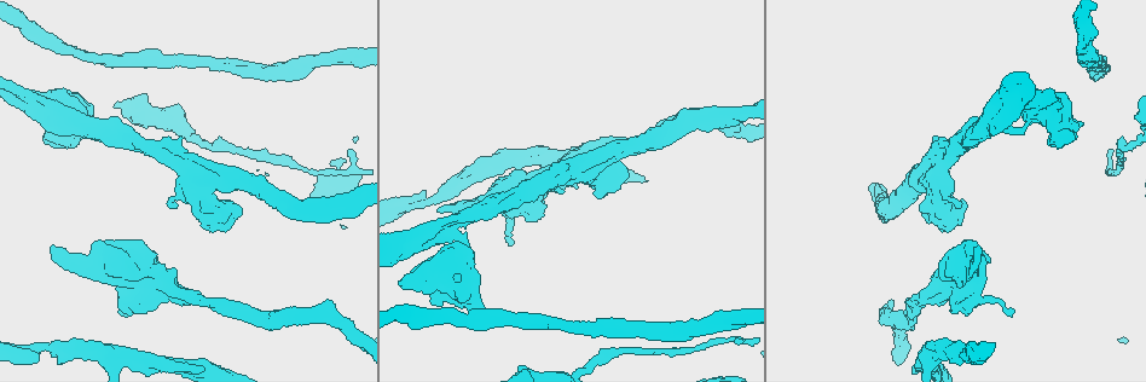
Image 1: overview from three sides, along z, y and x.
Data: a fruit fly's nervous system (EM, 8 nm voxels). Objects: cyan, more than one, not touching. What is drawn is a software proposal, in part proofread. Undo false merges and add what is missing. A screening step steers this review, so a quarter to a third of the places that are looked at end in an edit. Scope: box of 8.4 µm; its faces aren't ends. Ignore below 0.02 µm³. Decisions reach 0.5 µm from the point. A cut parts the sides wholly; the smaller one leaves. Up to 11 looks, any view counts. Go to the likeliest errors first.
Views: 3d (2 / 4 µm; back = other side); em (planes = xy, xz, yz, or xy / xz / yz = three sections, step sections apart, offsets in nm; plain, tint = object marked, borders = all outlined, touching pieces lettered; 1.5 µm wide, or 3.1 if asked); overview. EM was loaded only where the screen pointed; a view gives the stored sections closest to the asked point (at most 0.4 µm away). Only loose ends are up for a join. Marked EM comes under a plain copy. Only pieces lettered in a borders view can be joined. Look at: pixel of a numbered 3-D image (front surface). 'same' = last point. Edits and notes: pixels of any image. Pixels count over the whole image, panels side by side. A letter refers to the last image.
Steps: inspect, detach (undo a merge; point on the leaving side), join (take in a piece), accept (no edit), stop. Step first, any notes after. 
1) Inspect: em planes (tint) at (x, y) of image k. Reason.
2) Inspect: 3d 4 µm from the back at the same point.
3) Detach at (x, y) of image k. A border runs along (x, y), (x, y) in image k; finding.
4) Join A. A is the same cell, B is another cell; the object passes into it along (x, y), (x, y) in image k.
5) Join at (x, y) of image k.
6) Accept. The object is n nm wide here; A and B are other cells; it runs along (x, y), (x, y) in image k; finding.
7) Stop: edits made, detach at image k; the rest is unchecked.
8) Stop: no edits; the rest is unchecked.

Inspect: 3d 2 µm at (50, 248) of image 1. Branch stops here.

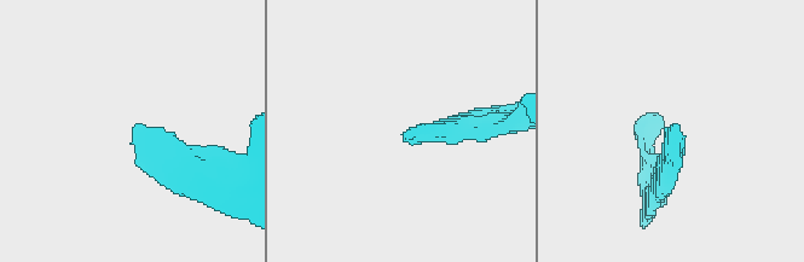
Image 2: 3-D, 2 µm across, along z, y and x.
Inspect: em planes (borders) at (410, 142) of image 2. Need the tissue.

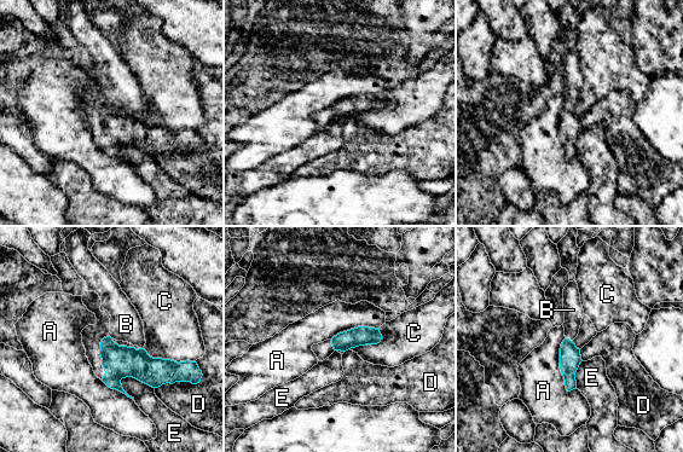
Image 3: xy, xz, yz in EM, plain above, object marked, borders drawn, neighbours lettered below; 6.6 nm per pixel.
Join B. The object is 130 nm wide here; B is the same cell, A, C, D and E are other cells; the object passes into it along (569, 355), (568, 338), (573, 309) in image 3; it goes on there.

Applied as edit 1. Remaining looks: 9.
Inspect: em planes (tint) at (998, 123) of image 1. Branch point.

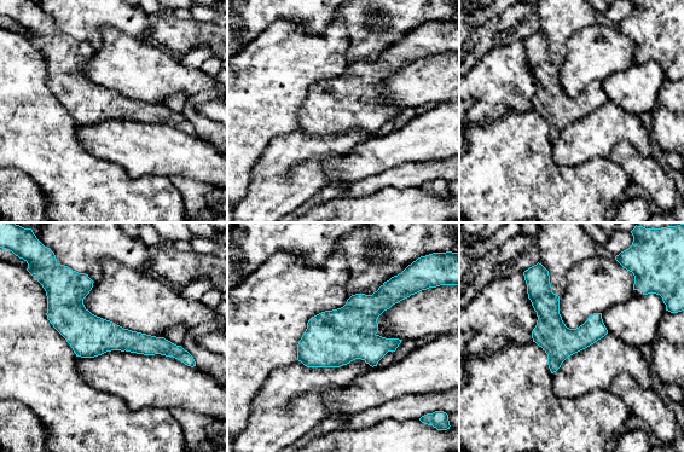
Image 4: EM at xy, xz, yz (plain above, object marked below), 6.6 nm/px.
Inspect: em planes (borders) at the same point. What lies round it.

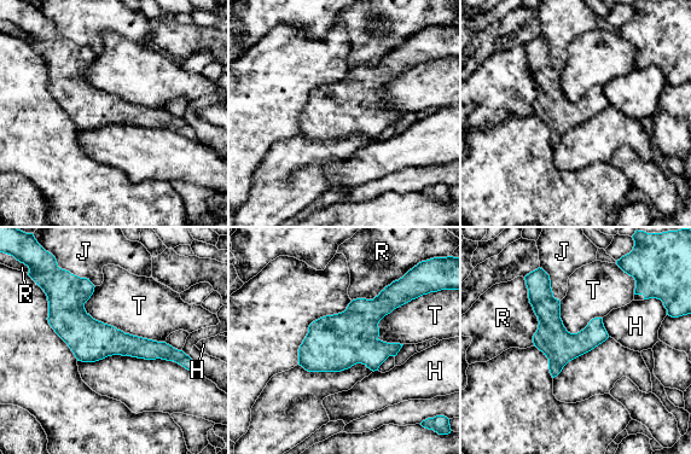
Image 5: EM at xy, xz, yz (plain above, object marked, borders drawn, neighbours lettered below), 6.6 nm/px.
Accept. H, J, R and T are other cells; continuous, no second neuron.

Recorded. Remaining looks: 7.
Inspect: 3d 2 µm at (350, 149) of image 1. An open end.

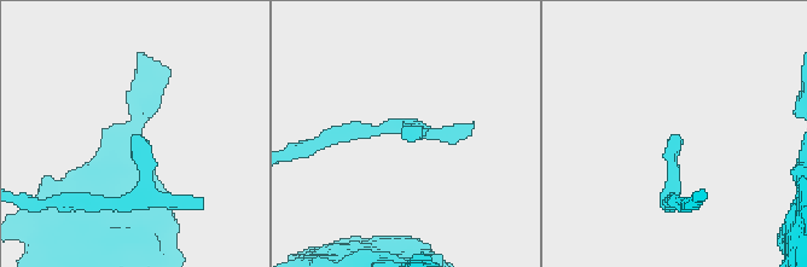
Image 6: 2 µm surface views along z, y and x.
Inspect: em xy step 8 (borders) at (402, 134) of image 6.

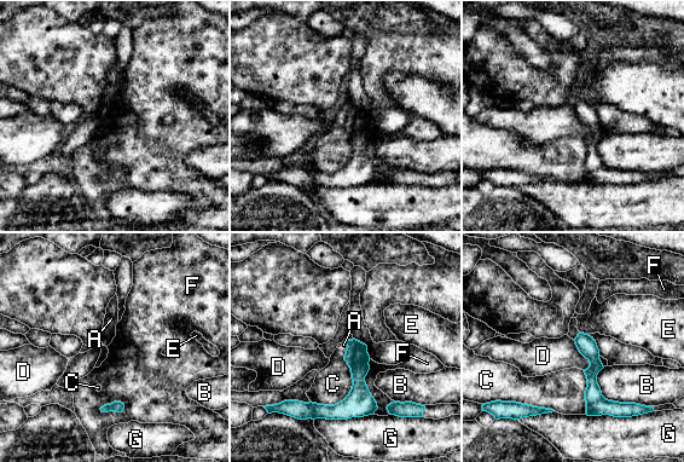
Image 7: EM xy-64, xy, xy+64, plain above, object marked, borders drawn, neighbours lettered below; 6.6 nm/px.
Accept. A, B, C, D, E, F and G are other cells; a border runs along (573, 340), (589, 362), (585, 370) in image 7; no lettered piece goes on from it.

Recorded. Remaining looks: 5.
Stop: edits made, join at image 3; the rest is unchecked.

